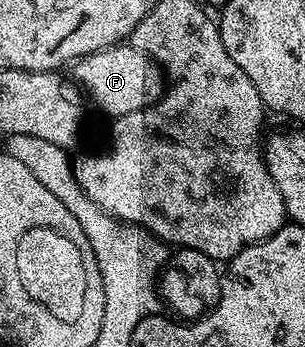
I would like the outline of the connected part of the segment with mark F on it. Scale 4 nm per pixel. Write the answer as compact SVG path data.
M121 42L101 52L81 56L71 65L71 79L108 115L108 118L125 116L157 104L166 91L166 76L159 64L131 43Z

